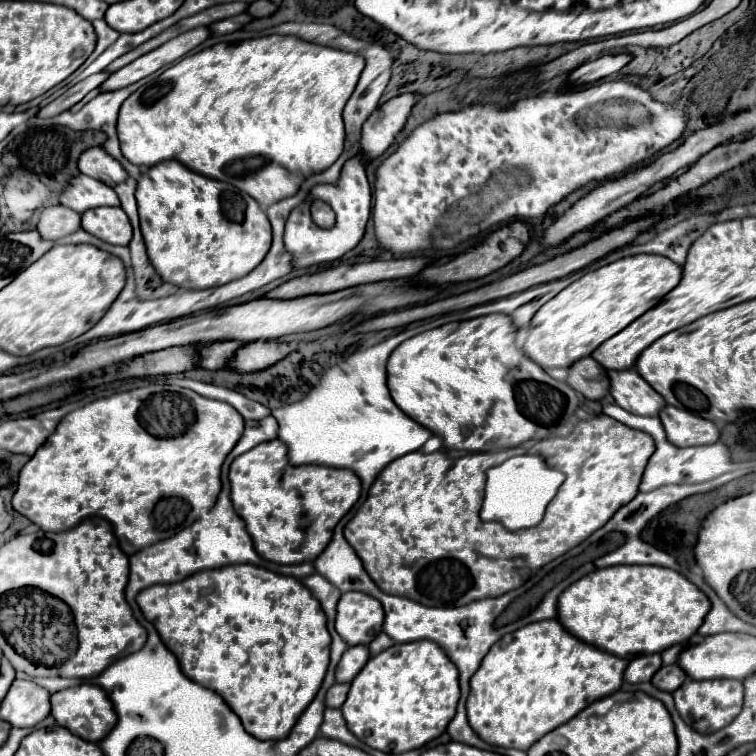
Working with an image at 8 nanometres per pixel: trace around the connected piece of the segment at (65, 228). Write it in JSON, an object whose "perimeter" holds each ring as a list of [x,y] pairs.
{"perimeter":[[[50,206],[44,208],[38,222],[38,232],[46,240],[58,240],[68,236],[80,228],[80,214],[66,206]]]}

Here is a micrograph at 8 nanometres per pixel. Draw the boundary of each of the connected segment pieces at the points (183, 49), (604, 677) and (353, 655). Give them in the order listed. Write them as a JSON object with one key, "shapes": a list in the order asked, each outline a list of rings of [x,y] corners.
{"shapes":[[[[194,28],[194,30],[188,30],[184,34],[178,34],[176,38],[168,40],[166,44],[154,48],[152,52],[136,58],[132,64],[116,70],[110,74],[108,80],[104,80],[98,90],[100,92],[110,92],[110,90],[120,90],[120,88],[126,88],[142,78],[146,78],[148,74],[160,70],[162,66],[166,64],[172,64],[176,62],[178,58],[182,58],[184,54],[188,54],[192,48],[196,48],[198,44],[202,44],[206,38],[210,36],[208,28]]],[[[556,618],[532,622],[500,638],[500,642],[496,642],[496,646],[492,646],[492,650],[484,656],[480,670],[476,670],[470,680],[470,696],[466,702],[468,722],[484,742],[526,752],[544,734],[568,722],[592,702],[616,692],[622,686],[626,664],[628,662],[620,660],[618,656],[596,650],[594,646],[586,646],[582,640],[568,634]]],[[[352,646],[344,652],[342,660],[338,662],[336,668],[336,682],[352,682],[354,676],[364,668],[364,664],[368,662],[370,652],[366,646]]]]}

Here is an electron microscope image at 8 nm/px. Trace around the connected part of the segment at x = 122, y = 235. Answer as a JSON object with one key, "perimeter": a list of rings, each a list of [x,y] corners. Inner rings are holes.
{"perimeter":[[[122,208],[88,210],[82,214],[82,228],[108,244],[128,246],[132,238],[132,226]]]}

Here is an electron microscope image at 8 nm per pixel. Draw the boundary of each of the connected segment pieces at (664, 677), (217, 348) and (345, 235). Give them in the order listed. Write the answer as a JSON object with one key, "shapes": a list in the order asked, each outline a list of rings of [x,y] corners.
{"shapes":[[[[670,664],[670,666],[662,666],[654,678],[652,678],[652,684],[664,692],[674,692],[682,686],[682,682],[686,680],[686,674],[684,670],[678,666],[678,664]]],[[[222,340],[222,342],[212,342],[200,350],[200,368],[208,370],[220,370],[230,356],[242,346],[242,342],[236,340]]],[[[356,154],[352,156],[344,168],[342,168],[342,176],[338,180],[338,186],[326,186],[326,184],[318,184],[312,188],[310,198],[322,198],[324,202],[328,202],[332,206],[335,213],[335,224],[330,230],[318,228],[312,218],[310,218],[310,204],[304,202],[298,208],[294,208],[286,220],[286,232],[284,232],[284,244],[286,250],[294,256],[294,268],[308,268],[314,264],[328,264],[334,262],[338,258],[342,258],[346,252],[350,252],[364,236],[364,228],[368,224],[370,218],[370,206],[372,206],[372,192],[370,192],[370,184],[366,178],[366,170],[364,170],[364,154]]]]}

